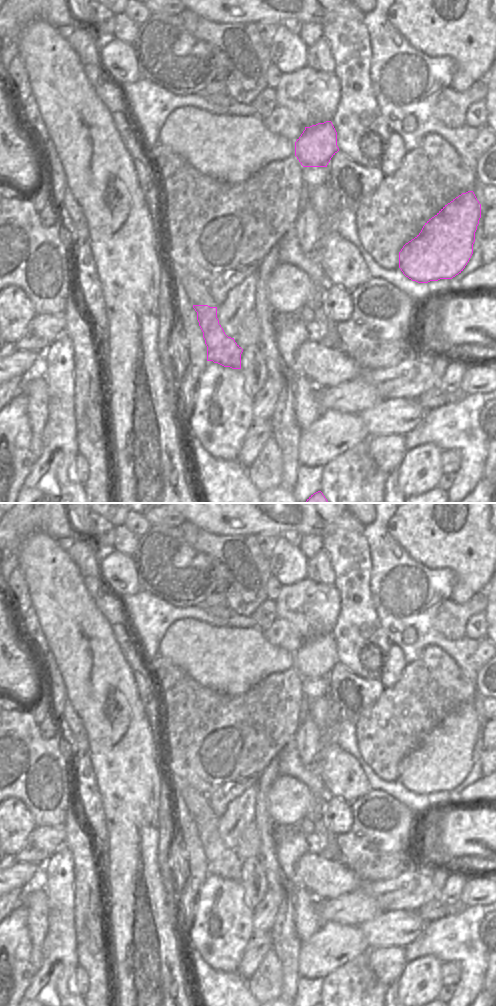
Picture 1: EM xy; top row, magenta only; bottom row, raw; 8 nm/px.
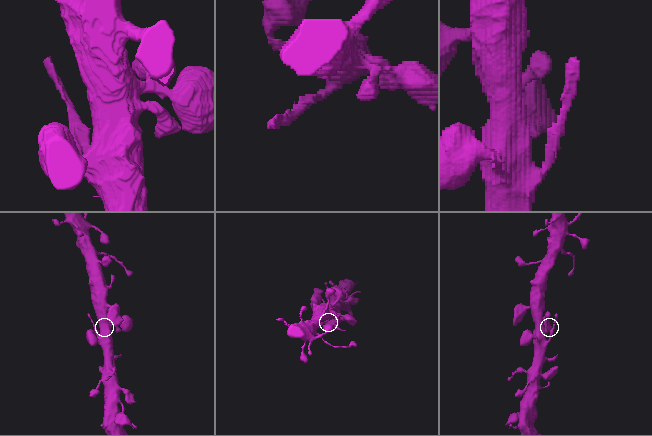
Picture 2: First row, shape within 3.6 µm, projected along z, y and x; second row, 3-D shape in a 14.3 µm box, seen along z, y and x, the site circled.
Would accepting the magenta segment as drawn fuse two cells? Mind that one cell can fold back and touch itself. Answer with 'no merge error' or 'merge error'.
merge error

